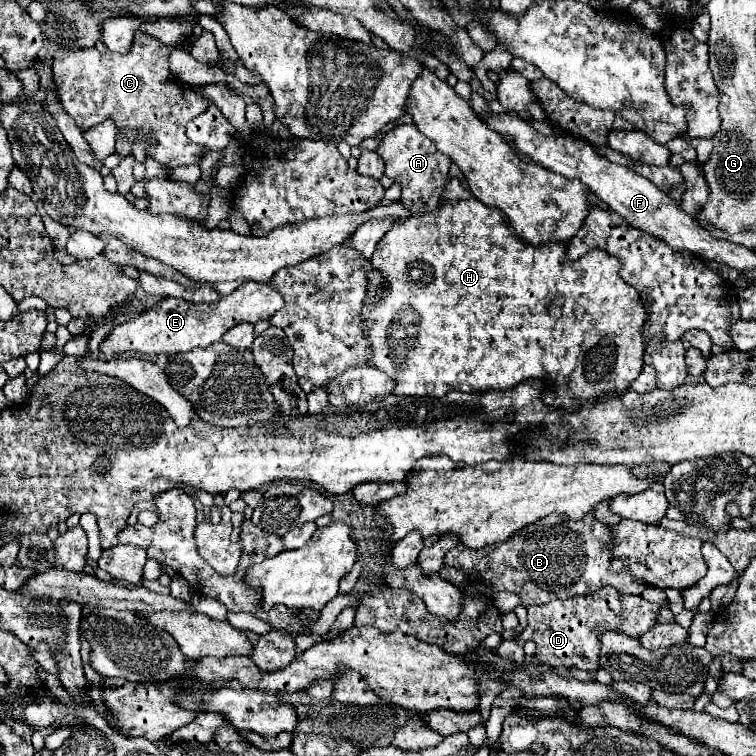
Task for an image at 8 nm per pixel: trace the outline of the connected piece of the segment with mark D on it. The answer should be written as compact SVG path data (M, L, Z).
M603 587L587 597L573 597L567 601L549 601L545 605L527 607L529 625L519 635L523 641L535 641L535 659L551 667L579 667L579 669L599 669L599 649L601 635L607 631L619 631L631 637L639 637L657 625L657 615L661 603L651 603L643 597L631 597L619 593L615 587Z

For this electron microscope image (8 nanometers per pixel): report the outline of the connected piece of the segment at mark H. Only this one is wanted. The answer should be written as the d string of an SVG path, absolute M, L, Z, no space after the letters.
M451 177L447 181L447 187L443 191L441 203L435 211L425 215L413 215L409 219L399 219L393 223L393 227L383 235L383 239L377 243L377 249L371 257L373 273L369 283L369 295L363 305L363 319L367 319L367 333L371 339L371 345L375 347L371 365L391 375L391 379L397 381L395 395L411 395L411 397L443 397L453 389L475 393L475 391L505 391L513 389L525 379L551 379L555 385L545 393L545 403L565 409L565 411L577 411L587 401L595 401L599 397L605 397L609 393L621 395L629 389L629 383L639 375L643 369L643 353L645 353L645 341L643 341L643 323L647 321L647 311L643 301L639 299L639 291L625 283L619 277L619 271L623 267L621 259L615 255L593 249L579 257L577 261L571 261L567 255L565 243L543 243L539 247L533 247L531 243L523 241L515 231L511 231L509 223L505 225L503 213L495 207L483 205L471 195L469 189L461 185L457 177Z

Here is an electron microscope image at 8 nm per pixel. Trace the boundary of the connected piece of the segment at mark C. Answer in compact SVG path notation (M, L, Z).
M135 33L133 45L127 53L99 53L93 47L85 47L81 53L81 49L61 45L53 55L51 67L55 71L53 81L59 89L63 109L83 131L107 117L113 117L119 131L127 133L129 139L133 139L139 129L143 133L153 131L157 139L153 157L169 169L201 163L207 147L191 143L185 135L185 125L207 109L210 99L197 94L194 86L175 81L167 65L169 49L173 49L173 45L163 45L143 33Z

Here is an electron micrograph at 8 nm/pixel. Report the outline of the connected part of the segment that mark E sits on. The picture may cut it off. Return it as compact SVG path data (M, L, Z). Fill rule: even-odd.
M255 281L243 283L231 295L221 297L217 305L215 303L195 305L189 301L181 301L177 297L165 297L159 303L155 303L151 309L125 321L123 325L117 325L99 348L106 359L113 359L115 355L129 353L129 351L139 353L147 359L155 359L161 353L163 355L185 353L195 347L207 347L215 341L221 341L221 337L239 323L257 323L261 319L269 319L281 307L283 307L283 297L279 295L279 291L271 289L267 283L255 283Z

